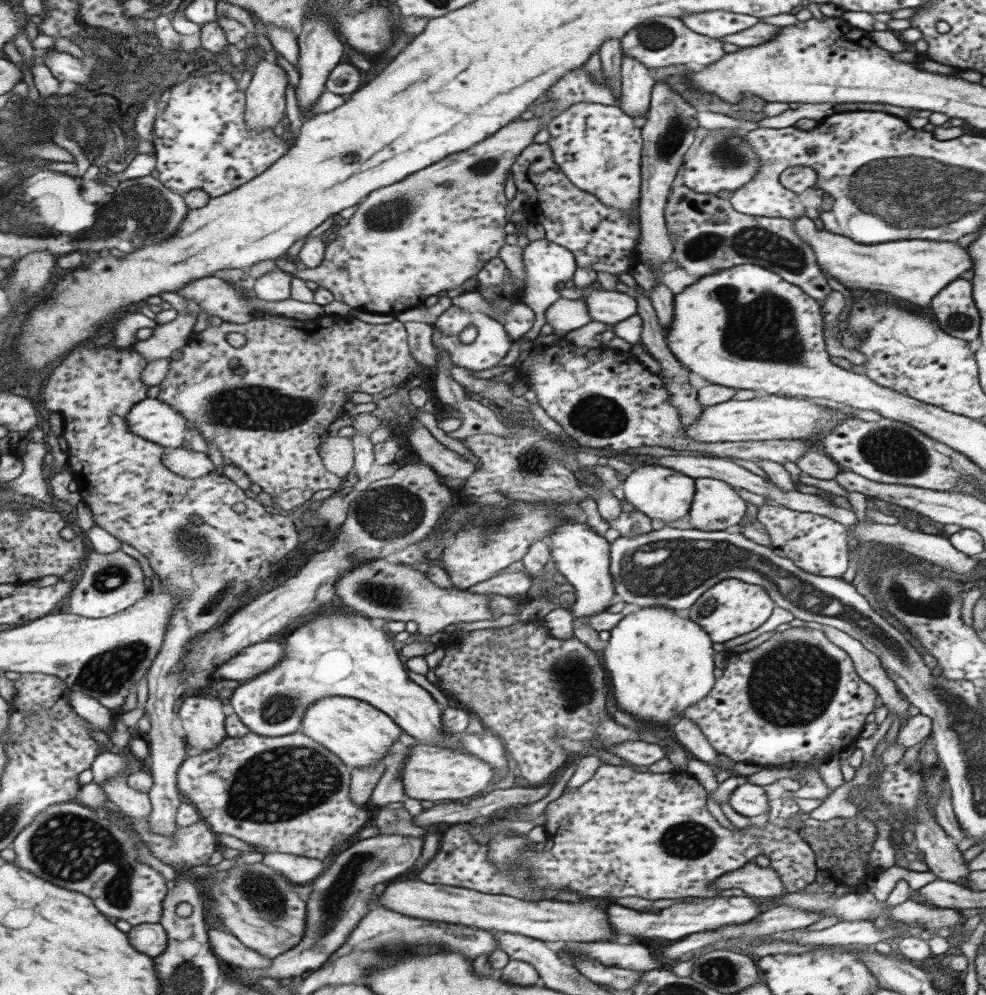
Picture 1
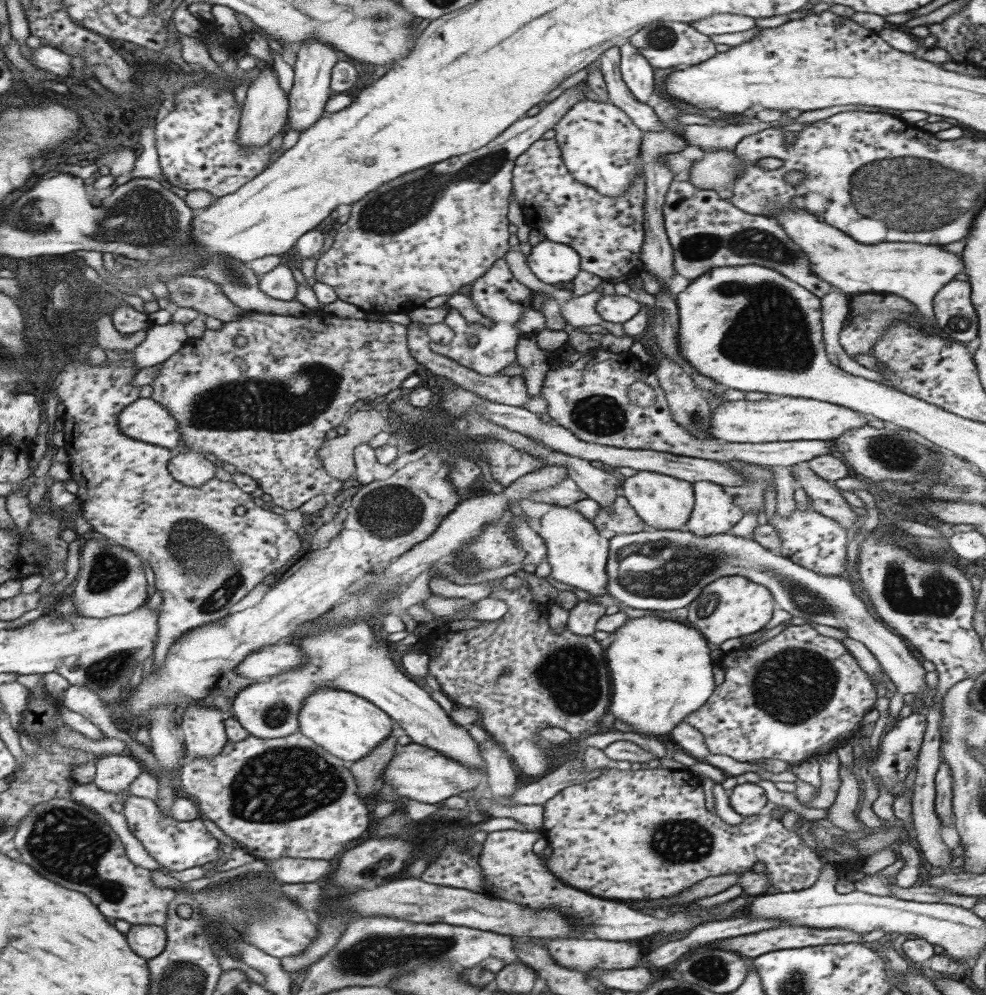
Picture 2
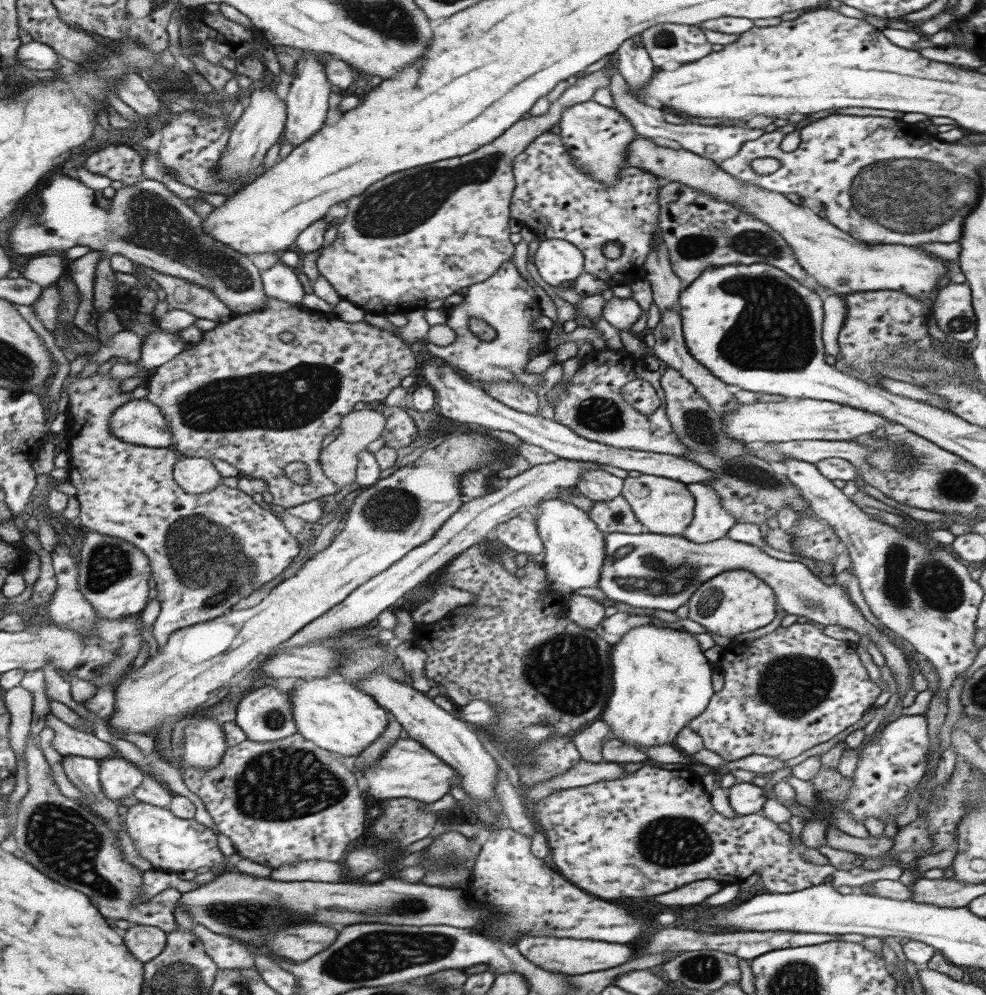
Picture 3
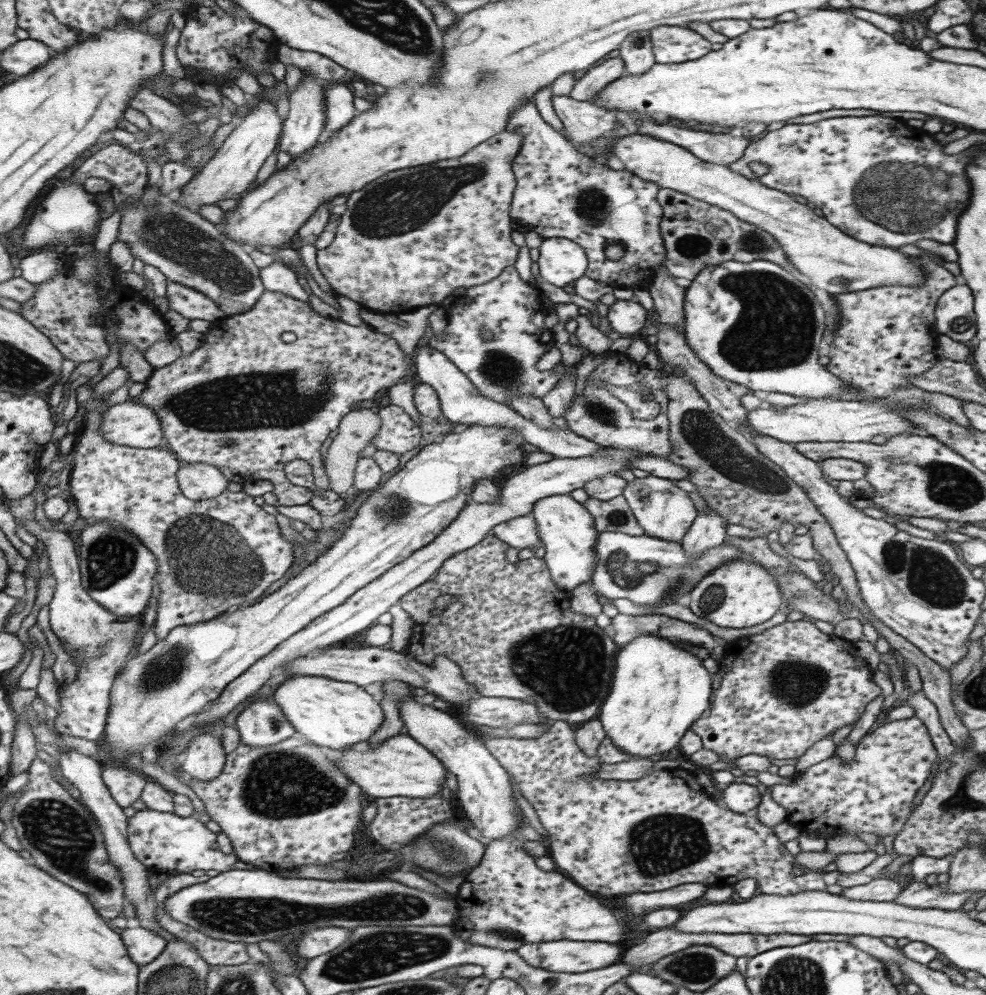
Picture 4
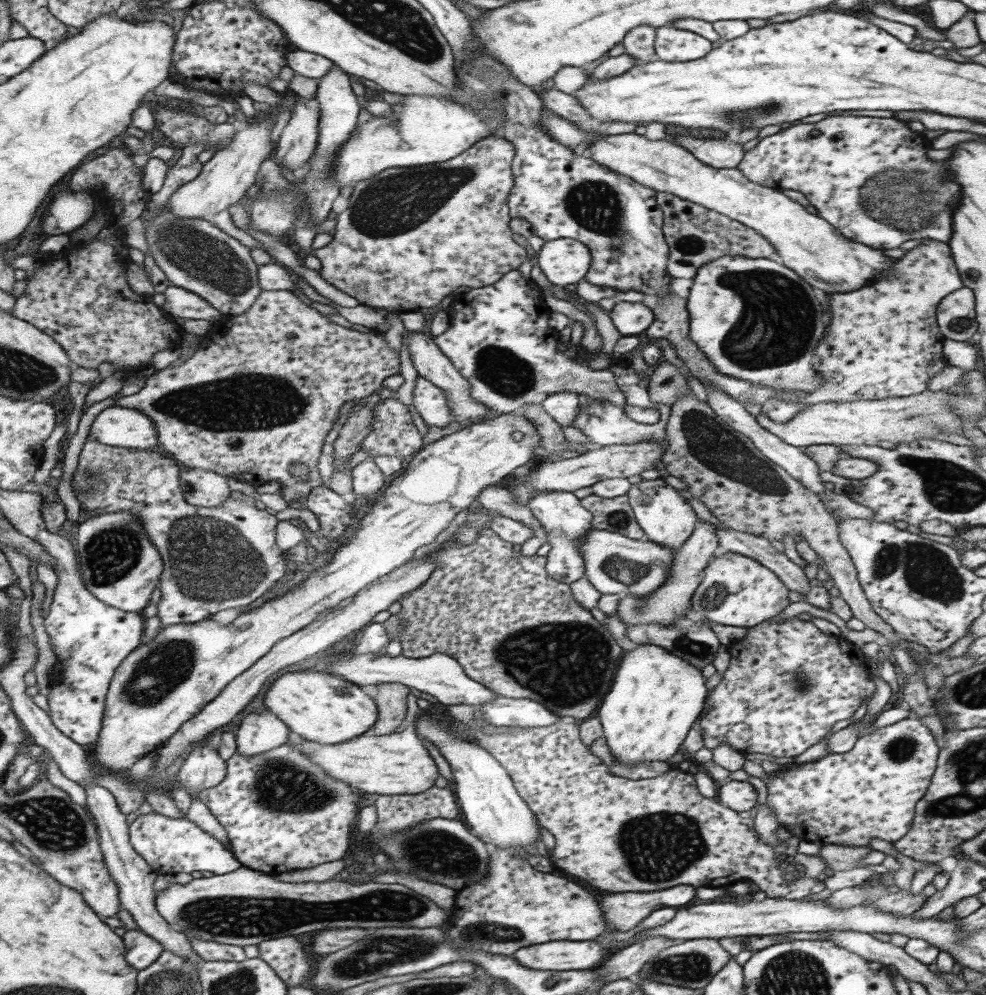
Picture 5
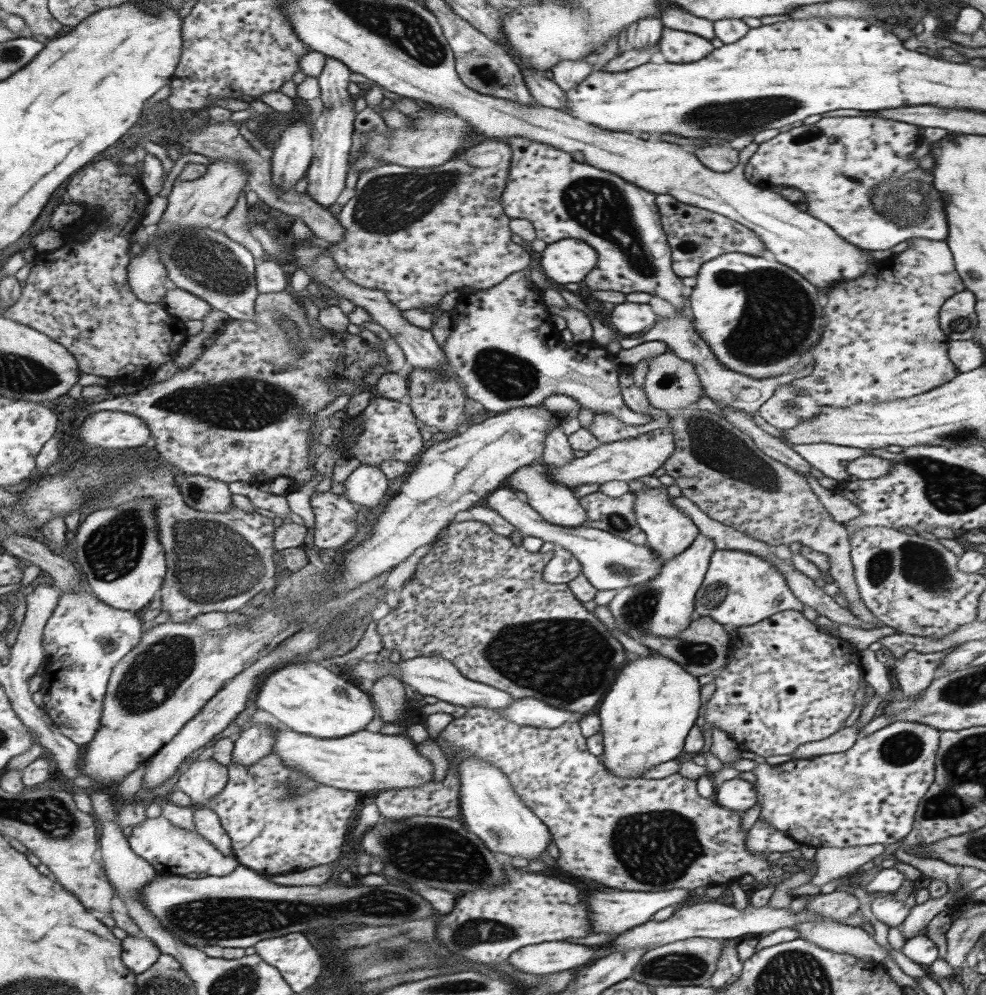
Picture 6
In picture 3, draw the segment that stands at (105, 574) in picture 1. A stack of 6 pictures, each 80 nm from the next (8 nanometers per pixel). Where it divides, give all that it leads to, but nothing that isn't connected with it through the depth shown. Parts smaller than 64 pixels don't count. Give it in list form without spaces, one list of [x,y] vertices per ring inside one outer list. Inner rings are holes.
[[[85,530],[79,559],[79,590],[87,597],[103,619],[117,619],[140,614],[149,604],[149,580],[152,562],[136,544],[128,540]]]

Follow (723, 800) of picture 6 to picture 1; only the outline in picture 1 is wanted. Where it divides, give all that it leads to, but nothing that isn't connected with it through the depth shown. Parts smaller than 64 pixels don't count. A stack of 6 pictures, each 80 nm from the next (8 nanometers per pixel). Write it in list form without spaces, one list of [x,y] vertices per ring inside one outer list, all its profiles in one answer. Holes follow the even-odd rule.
[[[740,782],[726,802],[735,813],[746,816],[750,820],[765,817],[768,808],[767,795],[763,788],[747,782]]]

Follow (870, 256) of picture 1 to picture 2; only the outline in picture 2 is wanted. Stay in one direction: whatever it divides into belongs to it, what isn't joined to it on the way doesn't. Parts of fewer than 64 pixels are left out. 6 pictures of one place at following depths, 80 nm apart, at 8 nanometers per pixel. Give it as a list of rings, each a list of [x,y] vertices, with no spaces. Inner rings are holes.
[[[784,208],[773,213],[780,227],[801,252],[808,258],[811,272],[820,280],[829,283],[833,289],[849,297],[856,293],[889,293],[908,300],[917,306],[925,318],[923,326],[927,333],[937,331],[932,311],[932,298],[944,285],[953,280],[957,272],[963,270],[961,258],[957,254],[919,243],[860,244],[855,242],[833,225],[819,222],[806,209]]]

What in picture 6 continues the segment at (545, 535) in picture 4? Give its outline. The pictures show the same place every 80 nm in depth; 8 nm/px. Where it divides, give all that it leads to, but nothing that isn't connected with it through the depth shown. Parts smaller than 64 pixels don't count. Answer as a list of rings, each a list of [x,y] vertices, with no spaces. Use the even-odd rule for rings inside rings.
[[[545,464],[536,465],[528,468],[519,468],[514,475],[509,476],[507,486],[509,490],[518,493],[525,500],[526,504],[537,512],[547,524],[557,525],[558,527],[575,528],[584,525],[586,517],[585,510],[578,504],[578,498],[572,490],[555,484],[547,476],[547,466]],[[554,548],[552,557],[542,568],[542,578],[549,584],[568,584],[581,572],[578,560],[564,548]]]

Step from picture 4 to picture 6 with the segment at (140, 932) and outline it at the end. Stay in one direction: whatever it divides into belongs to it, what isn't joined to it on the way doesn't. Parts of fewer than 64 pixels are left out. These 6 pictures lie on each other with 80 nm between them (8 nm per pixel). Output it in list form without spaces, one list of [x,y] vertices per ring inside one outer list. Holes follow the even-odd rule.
[[[130,935],[125,939],[123,958],[128,968],[137,975],[151,969],[161,956],[161,950],[153,940],[149,942]]]

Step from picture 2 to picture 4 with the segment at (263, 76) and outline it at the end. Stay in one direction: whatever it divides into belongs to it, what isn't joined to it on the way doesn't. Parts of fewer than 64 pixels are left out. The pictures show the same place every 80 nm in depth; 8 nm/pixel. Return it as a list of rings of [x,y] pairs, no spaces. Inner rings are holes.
[[[259,99],[258,104],[243,117],[240,126],[230,133],[203,171],[193,176],[181,188],[181,193],[175,195],[178,203],[197,212],[203,204],[216,205],[221,200],[231,200],[231,198],[239,201],[243,198],[243,194],[253,188],[257,174],[267,162],[267,158],[277,152],[283,131],[284,121],[281,121],[276,104]]]

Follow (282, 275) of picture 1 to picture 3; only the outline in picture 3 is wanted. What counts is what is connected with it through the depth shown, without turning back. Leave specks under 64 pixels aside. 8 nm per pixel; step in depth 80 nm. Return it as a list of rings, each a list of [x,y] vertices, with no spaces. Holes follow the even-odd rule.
[[[284,263],[276,264],[267,270],[260,270],[261,282],[269,297],[300,303],[305,298],[303,284],[297,278],[298,269]]]

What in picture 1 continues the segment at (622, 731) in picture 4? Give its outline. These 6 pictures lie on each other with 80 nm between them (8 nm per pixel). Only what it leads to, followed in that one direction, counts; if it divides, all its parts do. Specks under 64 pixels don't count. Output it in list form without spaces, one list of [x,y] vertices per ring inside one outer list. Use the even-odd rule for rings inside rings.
[[[648,606],[647,608],[636,608],[634,612],[623,614],[610,631],[610,637],[607,639],[607,646],[601,652],[601,662],[611,675],[611,686],[613,686],[613,696],[617,705],[616,710],[620,710],[630,715],[638,724],[645,726],[663,727],[671,726],[676,720],[675,716],[683,712],[687,707],[699,702],[714,685],[715,678],[713,677],[713,649],[711,649],[711,639],[709,635],[692,620],[685,617],[684,612],[676,612],[671,608],[663,608],[662,606]]]

